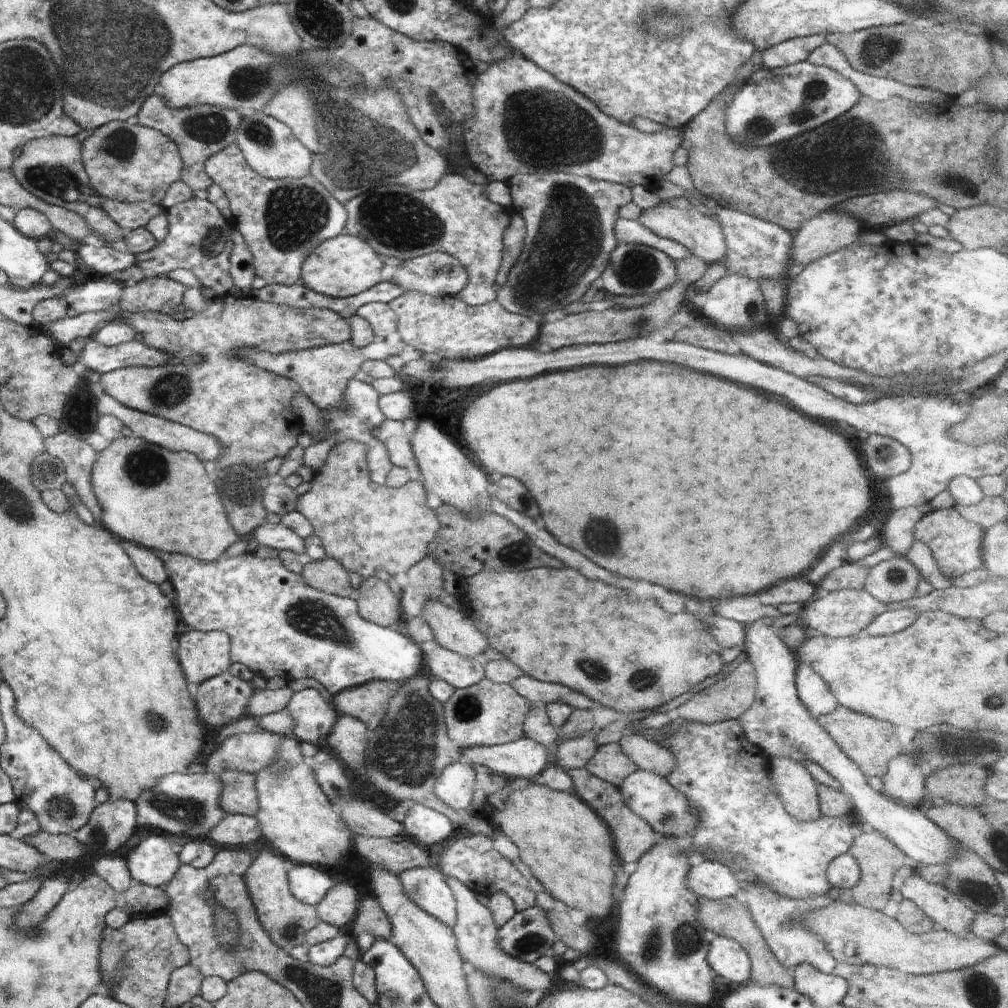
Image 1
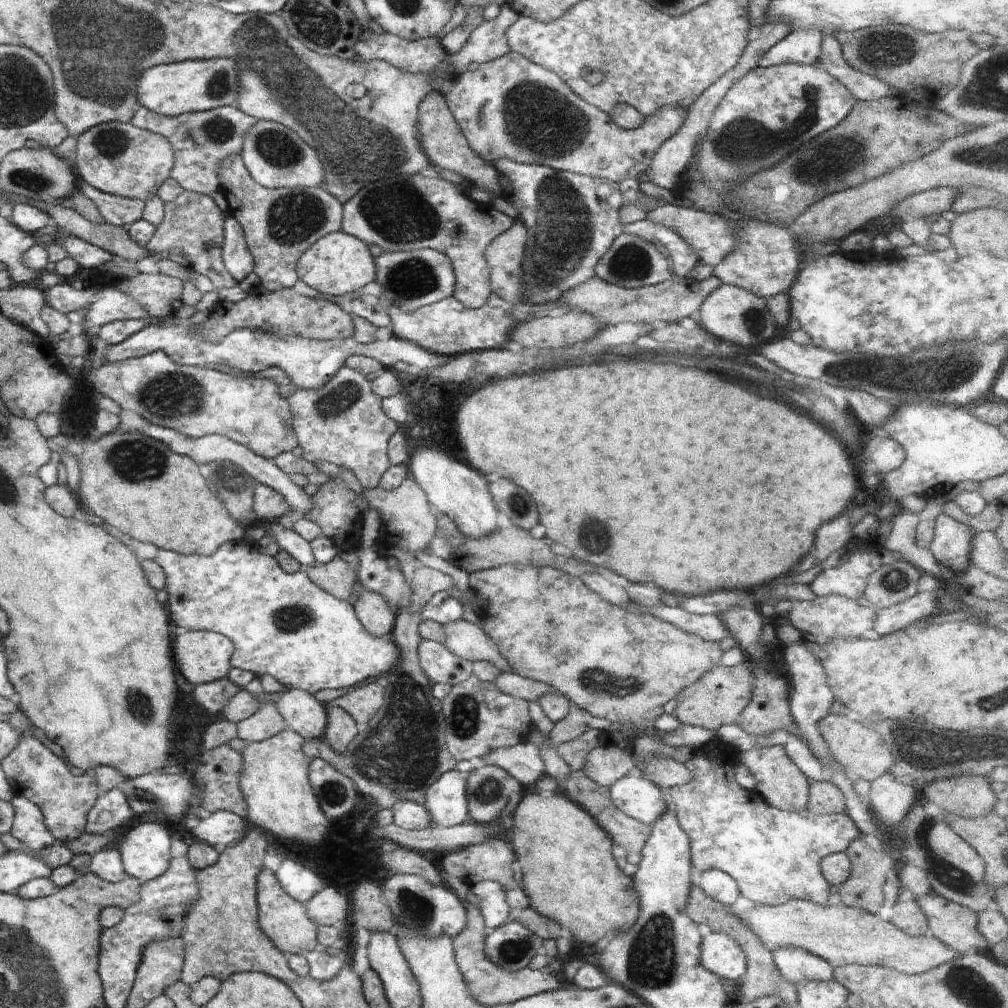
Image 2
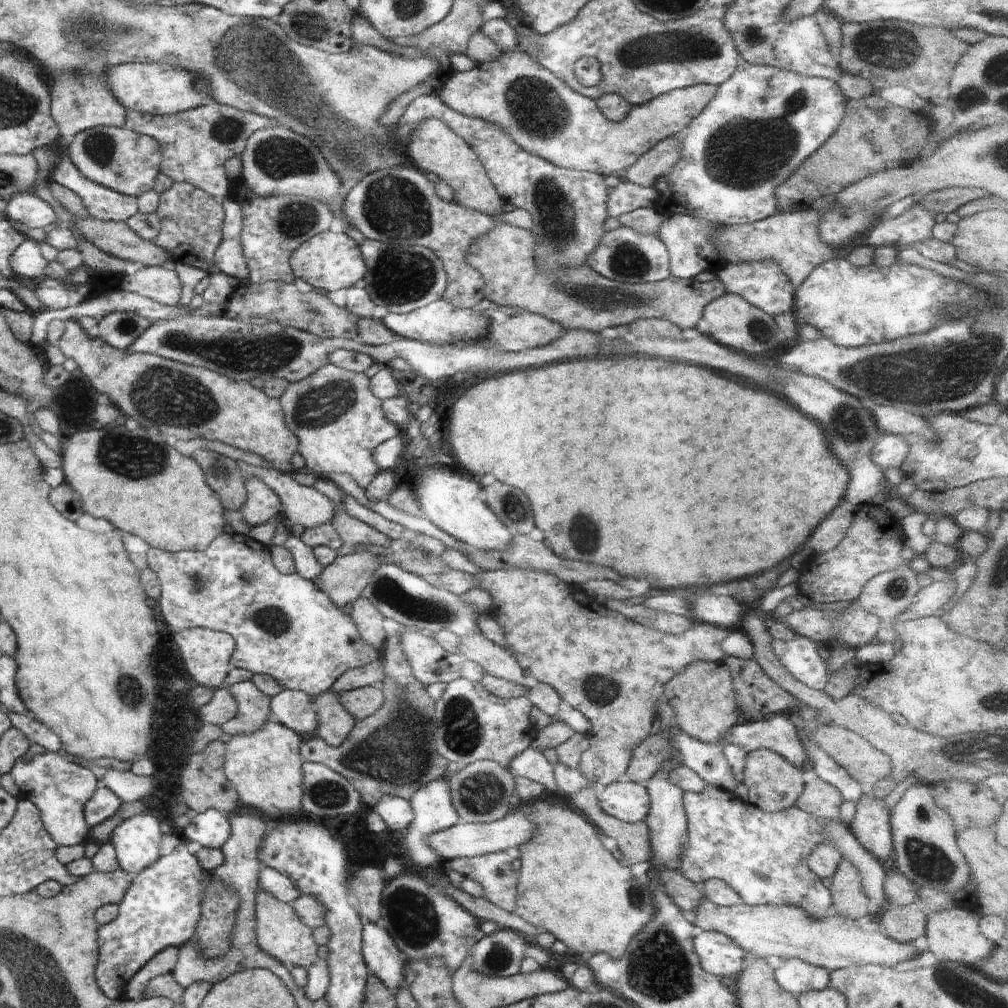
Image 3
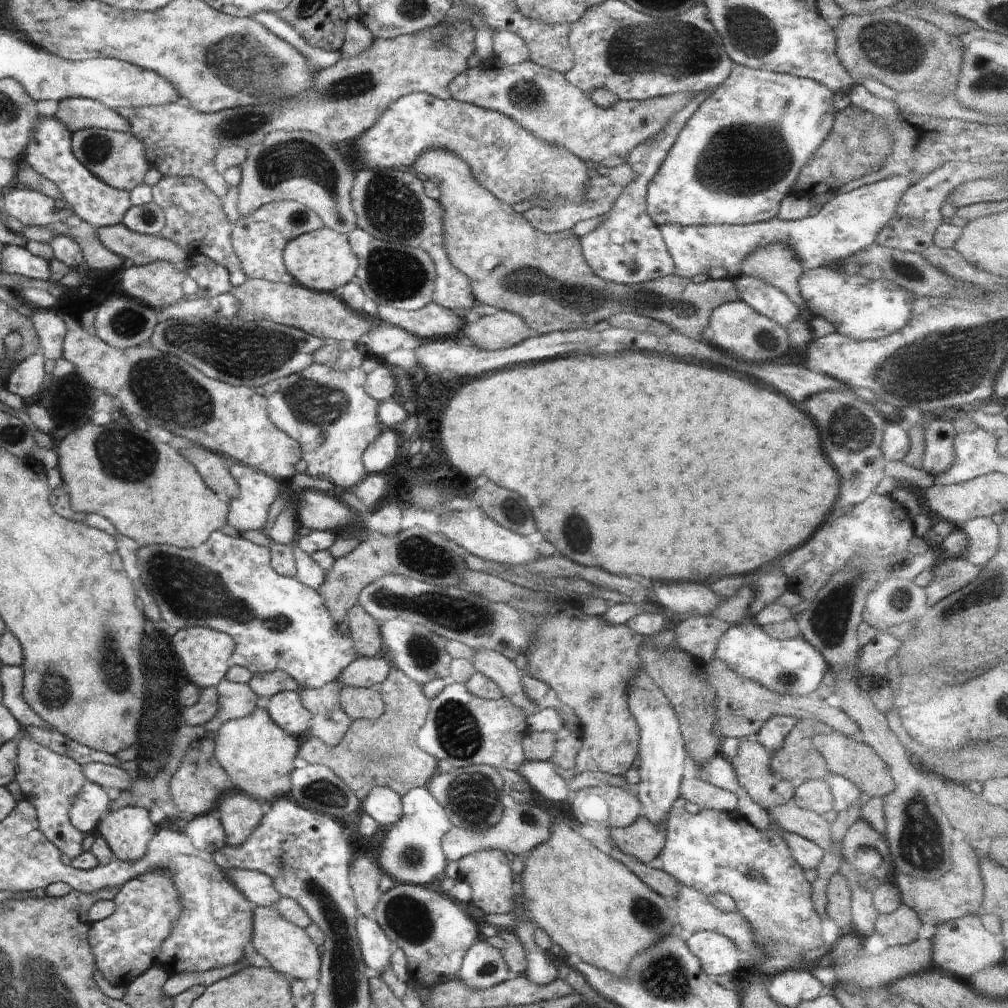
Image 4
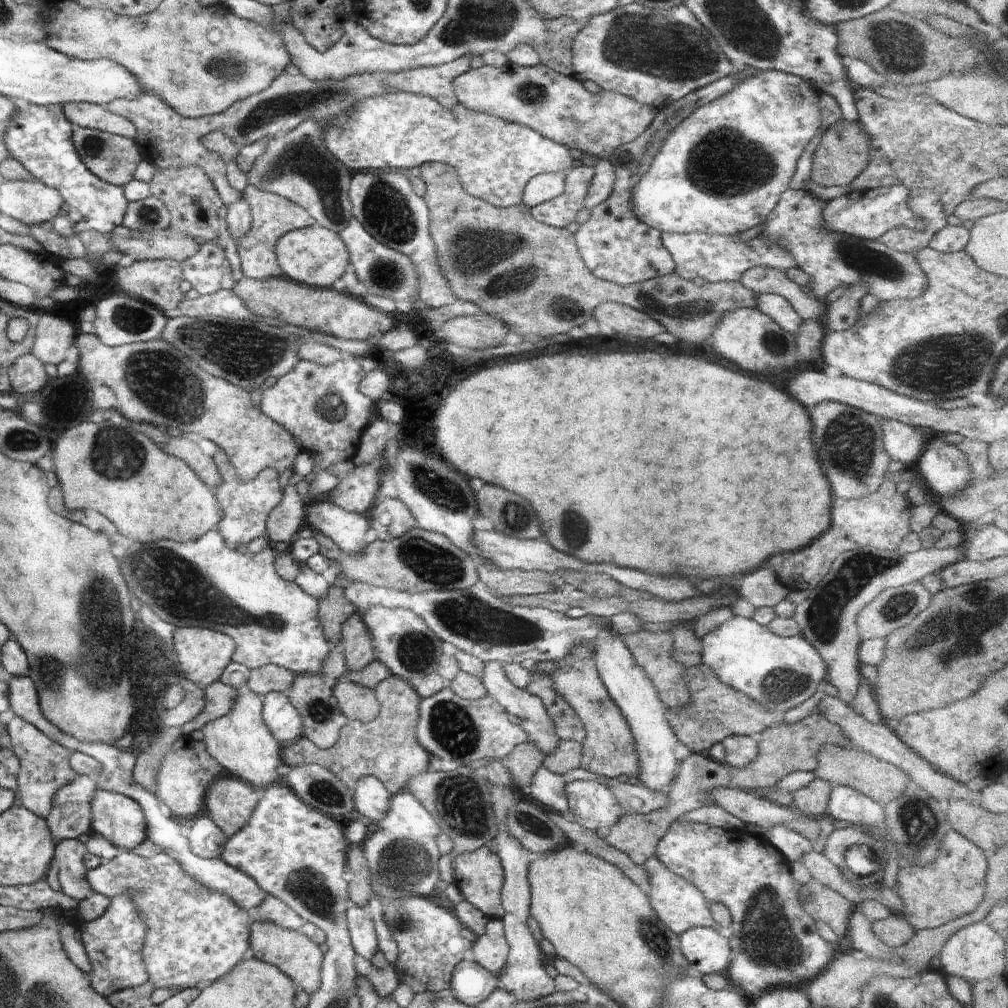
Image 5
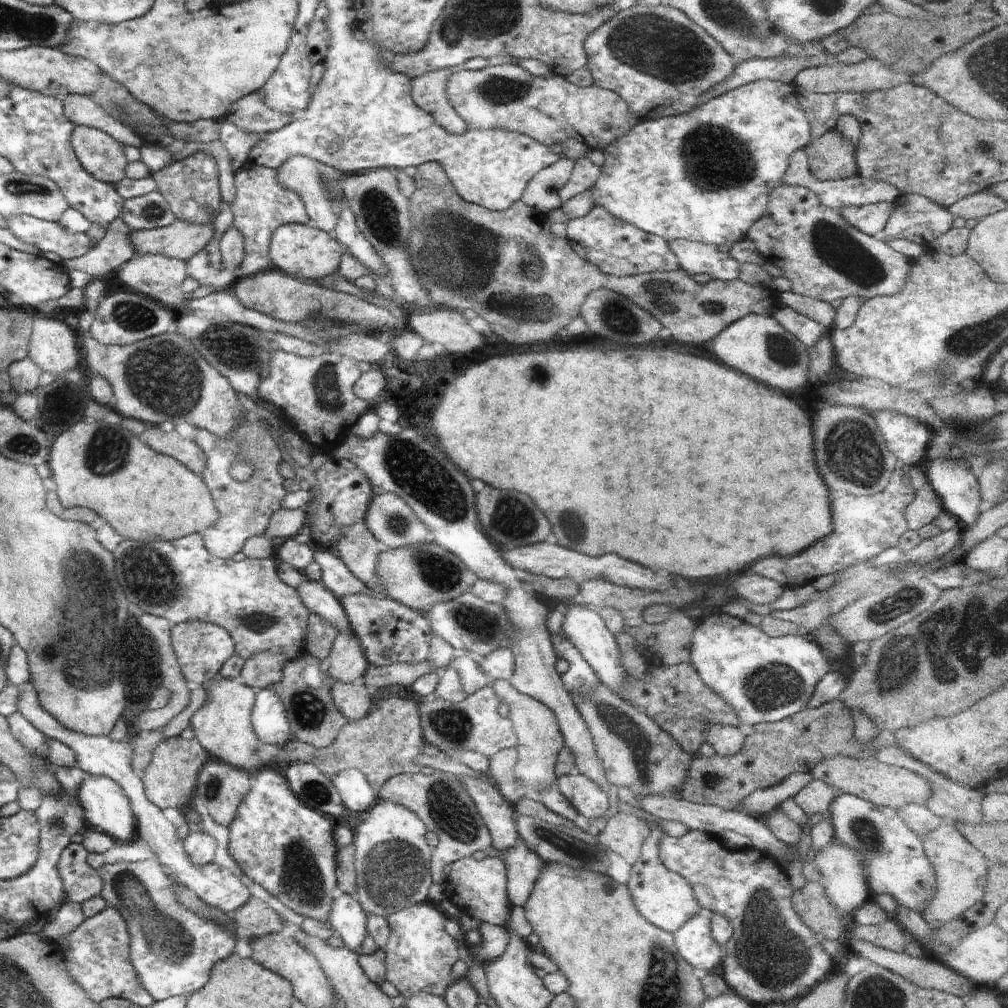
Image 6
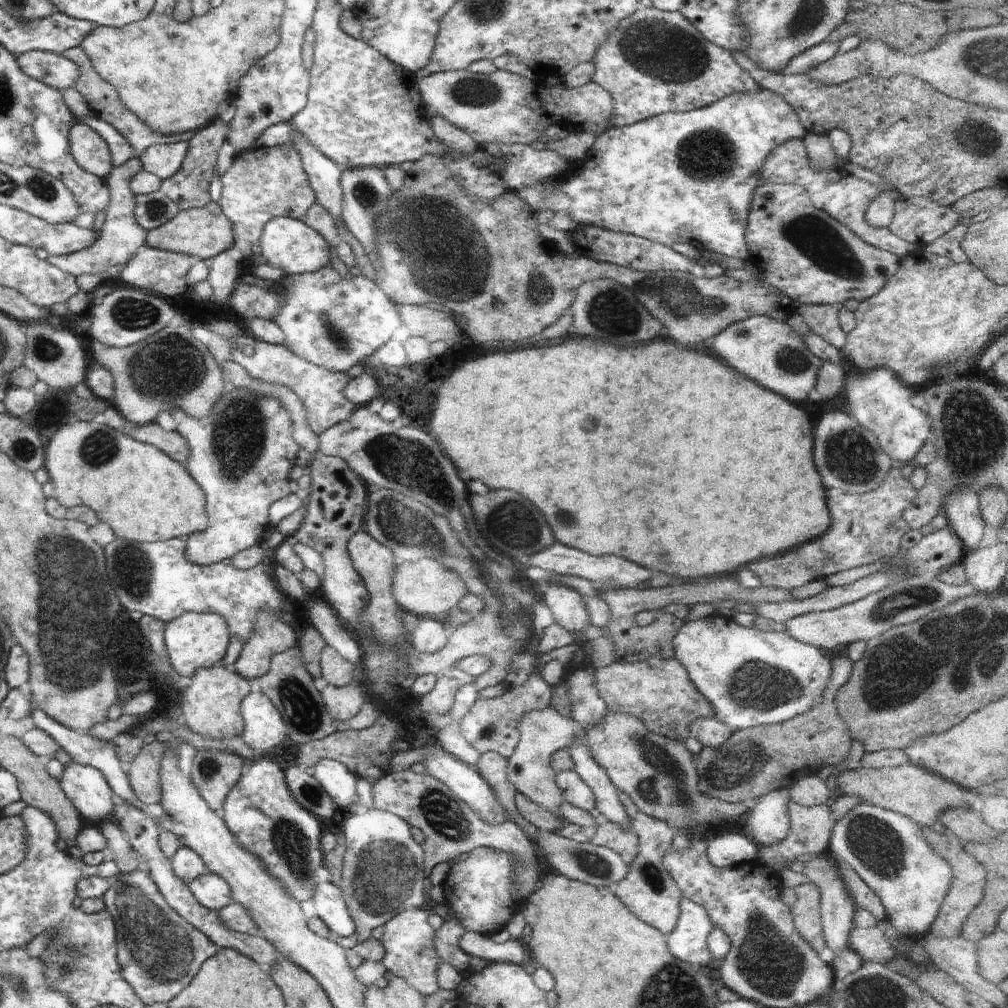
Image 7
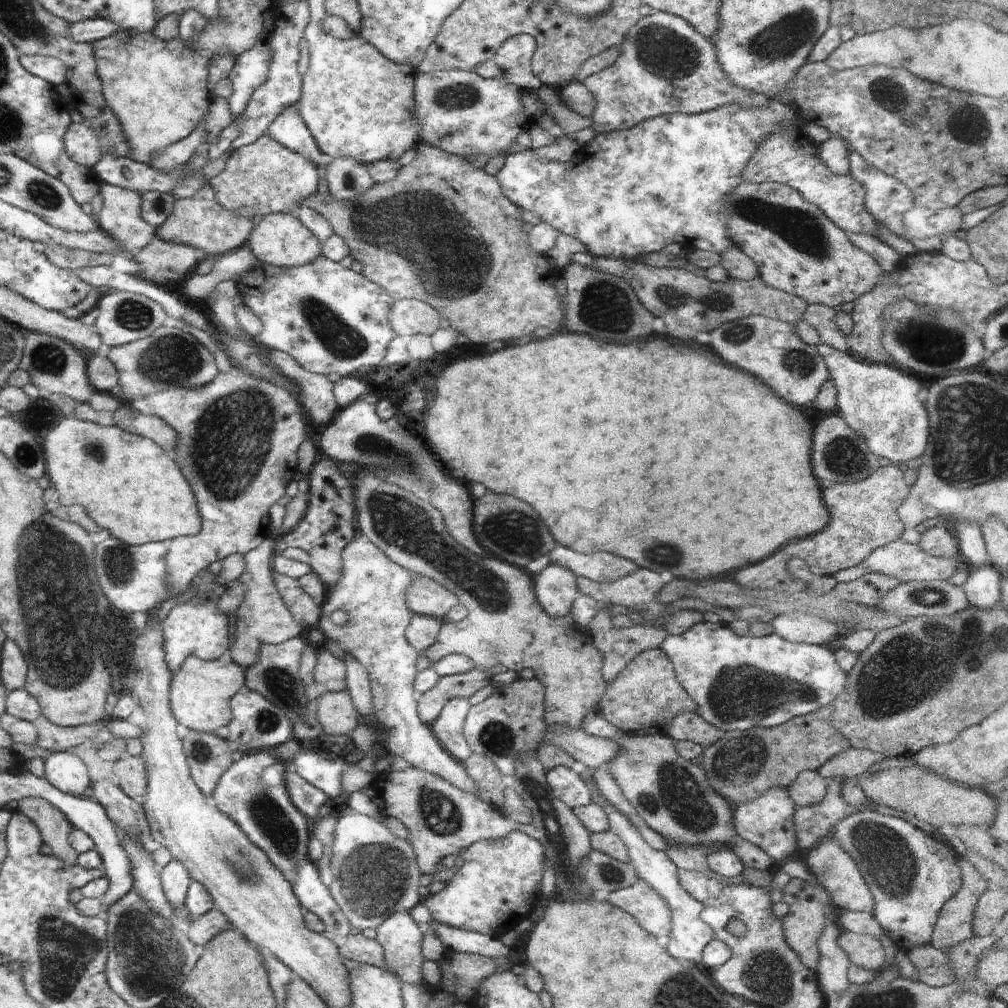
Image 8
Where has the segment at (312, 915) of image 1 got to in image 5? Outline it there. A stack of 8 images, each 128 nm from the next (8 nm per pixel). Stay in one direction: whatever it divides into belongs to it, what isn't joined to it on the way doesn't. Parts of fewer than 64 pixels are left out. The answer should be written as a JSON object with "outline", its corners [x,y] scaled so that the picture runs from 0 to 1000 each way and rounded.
{"outline":[[[254,912],[249,917],[248,940],[252,944],[252,951],[277,960],[304,986],[310,987],[312,984],[315,984],[318,976],[317,962],[321,947],[315,938],[304,928],[297,924],[278,921],[274,917],[270,917],[270,915],[258,915],[258,913]]]}

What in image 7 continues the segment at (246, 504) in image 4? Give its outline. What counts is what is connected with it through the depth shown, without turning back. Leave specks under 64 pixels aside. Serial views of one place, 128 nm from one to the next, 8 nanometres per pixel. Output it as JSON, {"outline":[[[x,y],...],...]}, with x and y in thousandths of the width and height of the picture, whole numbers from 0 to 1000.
{"outline":[[[235,385],[223,390],[208,407],[208,413],[192,415],[179,405],[173,405],[170,412],[175,418],[175,428],[188,442],[187,456],[181,462],[194,476],[204,492],[205,520],[202,528],[188,530],[185,536],[185,554],[190,560],[206,562],[227,557],[236,548],[256,540],[264,526],[268,526],[267,504],[275,496],[288,491],[286,470],[292,464],[294,448],[298,446],[291,433],[291,414],[286,406],[278,401],[277,395],[260,393],[244,385]]]}

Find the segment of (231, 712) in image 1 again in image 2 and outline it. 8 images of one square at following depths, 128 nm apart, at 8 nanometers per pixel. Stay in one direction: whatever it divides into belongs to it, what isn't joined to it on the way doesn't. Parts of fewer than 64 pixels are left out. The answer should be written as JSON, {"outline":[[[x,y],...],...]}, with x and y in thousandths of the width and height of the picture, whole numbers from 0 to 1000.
{"outline":[[[226,673],[210,678],[199,678],[193,681],[193,694],[211,710],[218,710],[217,706],[226,697],[226,694],[235,688],[238,683],[234,682]]]}

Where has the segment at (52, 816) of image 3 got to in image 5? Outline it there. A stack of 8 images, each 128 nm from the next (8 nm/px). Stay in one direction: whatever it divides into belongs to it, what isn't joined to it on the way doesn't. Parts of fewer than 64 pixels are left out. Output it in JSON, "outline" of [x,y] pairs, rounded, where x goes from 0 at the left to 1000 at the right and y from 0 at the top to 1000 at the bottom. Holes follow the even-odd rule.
{"outline":[[[16,709],[7,710],[6,722],[10,731],[10,742],[21,757],[16,788],[20,788],[22,799],[26,800],[28,804],[36,806],[40,812],[48,812],[48,808],[52,804],[52,794],[54,794],[56,784],[65,780],[67,776],[71,776],[71,772],[77,770],[67,756],[69,744],[54,736],[54,734],[50,734],[48,730],[44,730],[42,726],[34,722],[32,718],[20,714]],[[65,831],[55,836],[55,853],[58,858],[58,875],[61,884],[71,893],[81,893],[91,884],[85,873],[83,849],[86,841],[77,832]]]}

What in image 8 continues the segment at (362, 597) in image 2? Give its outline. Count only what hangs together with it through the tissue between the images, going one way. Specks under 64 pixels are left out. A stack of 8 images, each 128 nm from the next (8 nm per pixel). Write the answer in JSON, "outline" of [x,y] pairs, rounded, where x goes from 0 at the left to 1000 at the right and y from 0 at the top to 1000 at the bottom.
{"outline":[[[320,641],[314,648],[312,672],[315,679],[319,679],[325,687],[342,685],[344,681],[342,676],[342,657],[331,651],[324,641]]]}

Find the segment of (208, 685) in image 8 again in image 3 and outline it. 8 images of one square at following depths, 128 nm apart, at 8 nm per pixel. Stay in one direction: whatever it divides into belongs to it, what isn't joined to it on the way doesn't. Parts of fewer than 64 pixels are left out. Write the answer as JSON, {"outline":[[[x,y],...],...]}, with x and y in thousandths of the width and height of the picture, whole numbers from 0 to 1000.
{"outline":[[[270,713],[254,728],[230,730],[224,739],[222,768],[232,780],[240,801],[261,809],[271,816],[288,812],[302,812],[298,806],[300,792],[300,757],[298,741],[302,731]]]}

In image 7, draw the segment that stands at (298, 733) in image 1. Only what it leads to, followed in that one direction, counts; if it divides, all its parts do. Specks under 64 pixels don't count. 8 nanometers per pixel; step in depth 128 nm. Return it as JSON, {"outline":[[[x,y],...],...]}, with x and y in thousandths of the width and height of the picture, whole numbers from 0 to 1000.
{"outline":[[[249,687],[238,696],[242,714],[240,734],[249,744],[276,742],[285,736],[285,722],[279,708],[260,687]]]}

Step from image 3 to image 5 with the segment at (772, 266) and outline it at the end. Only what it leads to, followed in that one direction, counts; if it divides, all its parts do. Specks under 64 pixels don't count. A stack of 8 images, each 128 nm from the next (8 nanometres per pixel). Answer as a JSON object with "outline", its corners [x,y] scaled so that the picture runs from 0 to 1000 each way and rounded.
{"outline":[[[752,291],[750,294],[750,306],[760,312],[772,320],[772,323],[784,331],[794,329],[798,316],[792,313],[792,310],[784,304],[784,300],[780,296],[768,291]]]}

